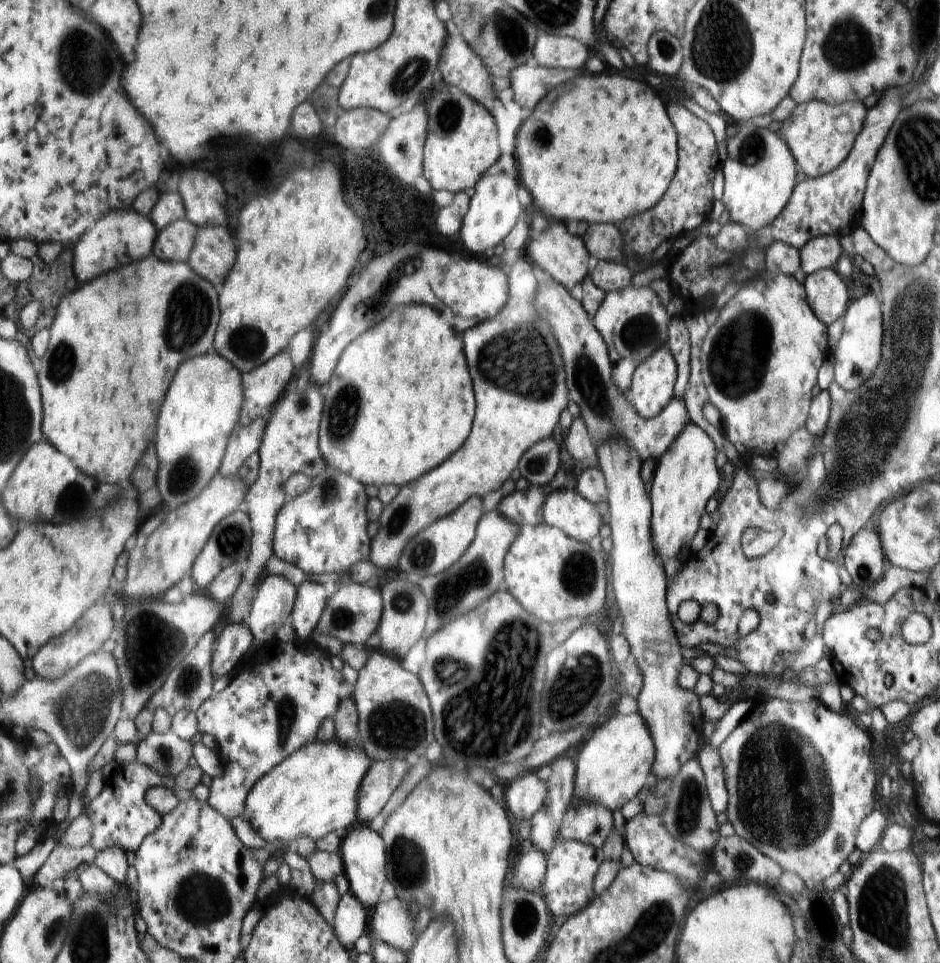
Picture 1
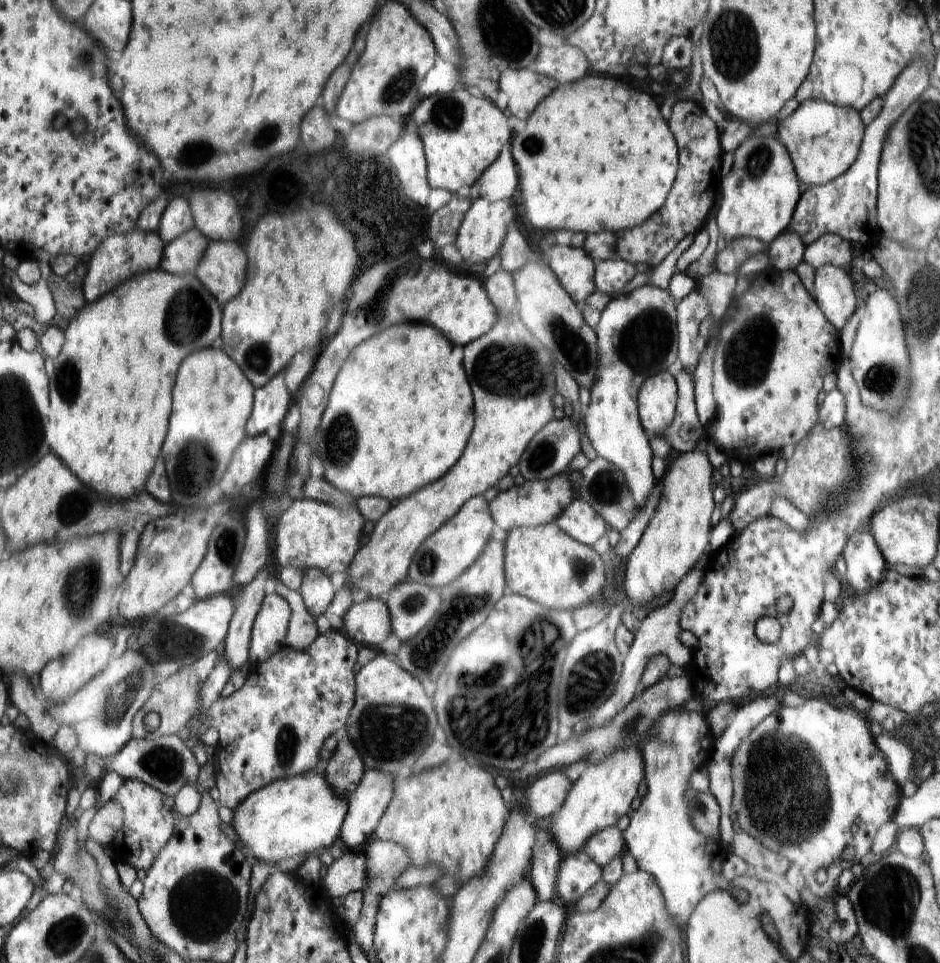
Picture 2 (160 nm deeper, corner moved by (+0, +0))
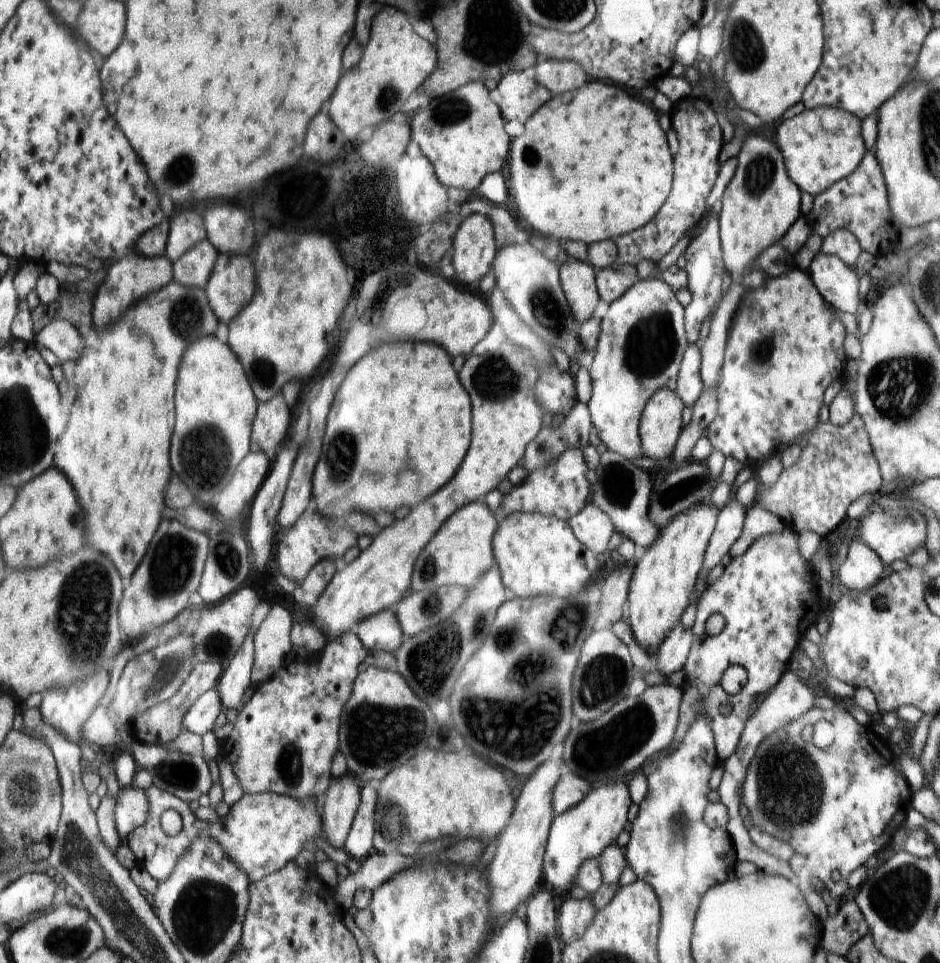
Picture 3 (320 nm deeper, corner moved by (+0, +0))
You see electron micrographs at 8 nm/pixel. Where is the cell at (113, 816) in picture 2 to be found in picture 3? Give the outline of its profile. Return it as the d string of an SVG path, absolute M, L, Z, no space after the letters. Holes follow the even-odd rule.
M131 786L121 788L114 802L114 824L121 843L133 833L138 826L144 826L148 820L148 800L144 790Z

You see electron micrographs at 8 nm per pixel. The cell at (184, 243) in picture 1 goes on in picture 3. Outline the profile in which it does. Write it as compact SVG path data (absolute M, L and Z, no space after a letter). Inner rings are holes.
M207 239L188 248L173 263L173 282L181 286L205 289L218 254L217 249Z

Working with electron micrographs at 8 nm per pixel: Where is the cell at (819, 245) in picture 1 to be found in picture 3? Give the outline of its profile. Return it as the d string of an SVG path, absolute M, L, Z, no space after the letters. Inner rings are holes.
M836 229L823 238L820 252L838 256L850 268L853 268L863 249L859 240L846 229Z

